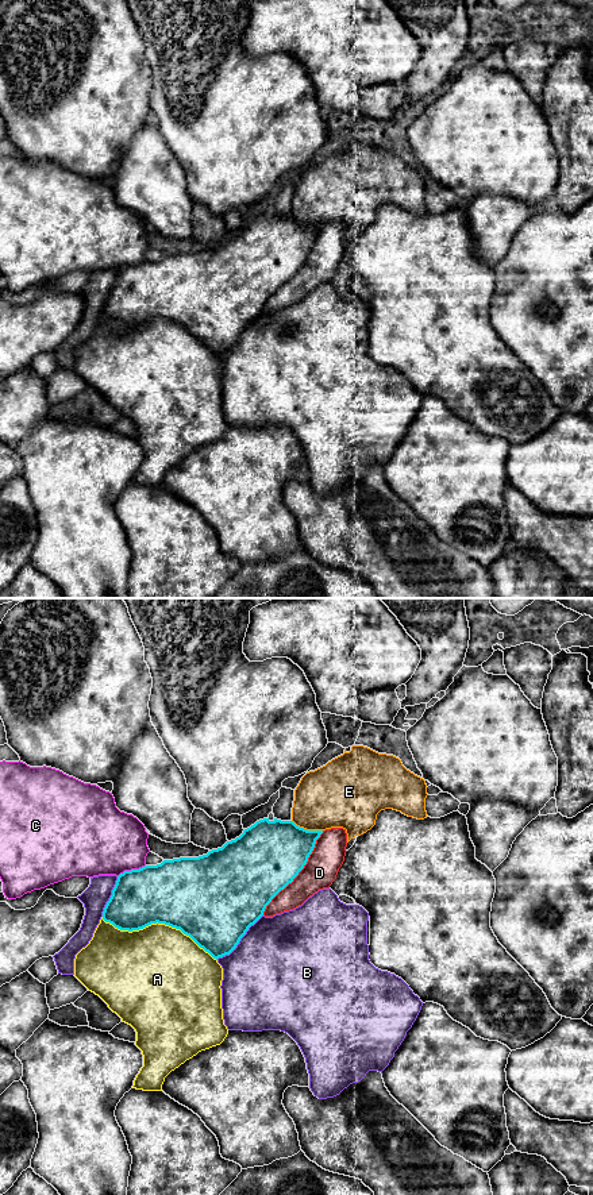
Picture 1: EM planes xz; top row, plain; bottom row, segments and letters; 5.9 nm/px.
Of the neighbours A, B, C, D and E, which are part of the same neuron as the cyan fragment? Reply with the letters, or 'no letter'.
D

